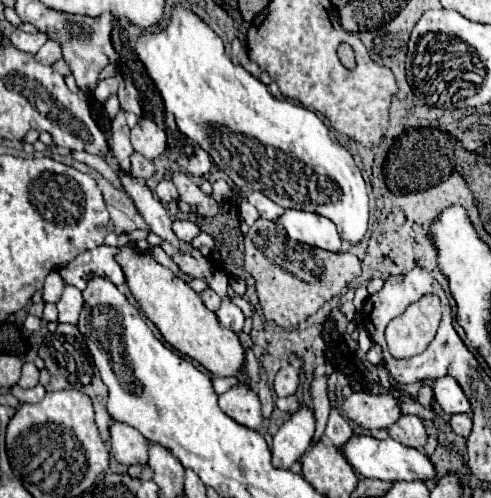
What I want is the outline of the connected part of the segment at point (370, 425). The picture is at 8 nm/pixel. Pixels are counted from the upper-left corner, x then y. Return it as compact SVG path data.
M353 392L343 402L343 416L365 430L379 430L393 426L401 416L401 408L389 394Z

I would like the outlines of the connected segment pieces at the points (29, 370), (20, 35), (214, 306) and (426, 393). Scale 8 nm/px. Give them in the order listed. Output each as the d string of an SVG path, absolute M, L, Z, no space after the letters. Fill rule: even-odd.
M25 362L23 374L21 374L21 380L19 380L19 386L21 388L33 388L37 384L39 384L39 370L35 368L33 362Z
M15 30L15 32L9 36L9 40L11 40L13 46L19 48L21 52L31 52L31 54L35 54L35 52L49 40L49 36L43 34L43 32L39 32L39 34L27 34L27 32L23 32L23 30Z
M205 290L205 292L201 292L201 300L203 300L203 304L209 308L209 310L219 310L219 306L221 306L221 298L213 292L213 290Z
M423 382L423 386L421 386L419 396L417 396L417 402L419 402L421 406L425 406L427 410L433 408L433 388L431 388L427 382Z

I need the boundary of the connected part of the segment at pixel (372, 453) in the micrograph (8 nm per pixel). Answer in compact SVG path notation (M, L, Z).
M353 436L349 444L343 448L343 456L347 462L365 478L379 478L387 482L397 482L397 480L435 480L437 472L433 462L419 450L397 444L393 438L387 440L377 440L371 436Z

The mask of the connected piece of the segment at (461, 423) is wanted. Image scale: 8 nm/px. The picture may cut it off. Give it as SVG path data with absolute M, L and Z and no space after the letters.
M455 414L451 416L451 428L459 434L459 436L469 436L473 430L473 420L469 414Z

